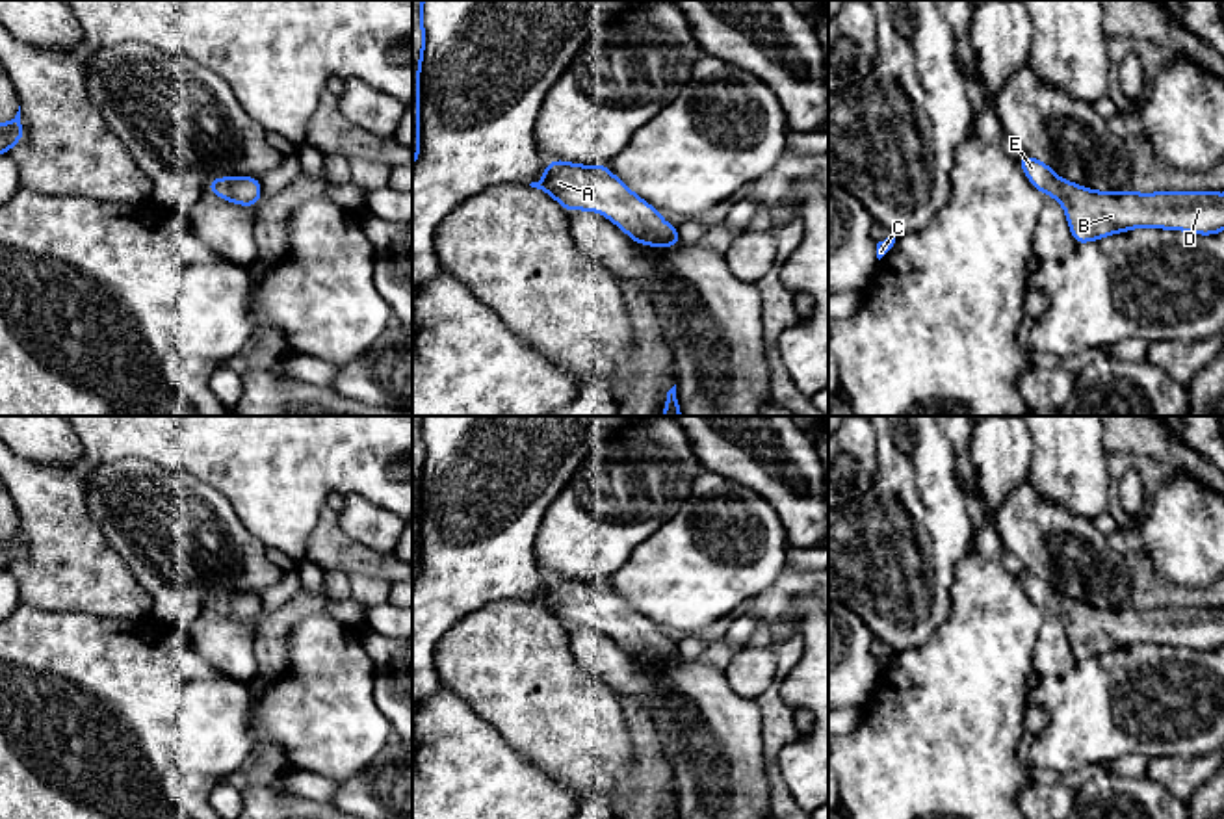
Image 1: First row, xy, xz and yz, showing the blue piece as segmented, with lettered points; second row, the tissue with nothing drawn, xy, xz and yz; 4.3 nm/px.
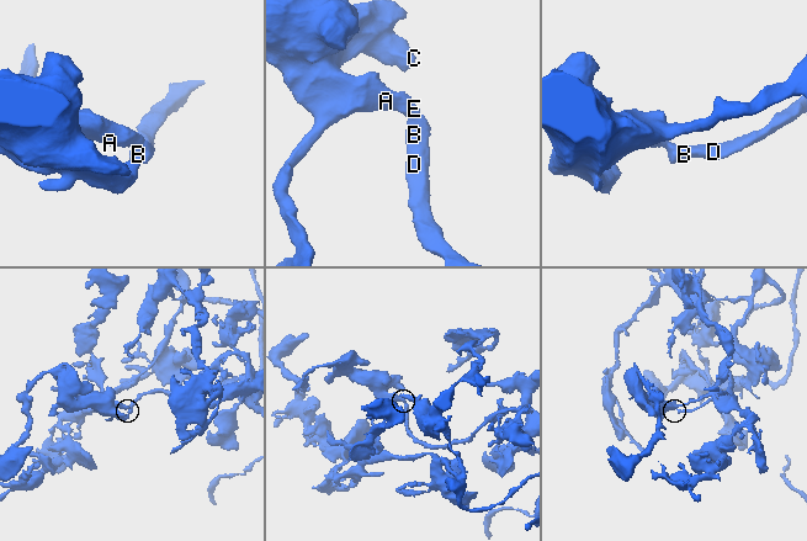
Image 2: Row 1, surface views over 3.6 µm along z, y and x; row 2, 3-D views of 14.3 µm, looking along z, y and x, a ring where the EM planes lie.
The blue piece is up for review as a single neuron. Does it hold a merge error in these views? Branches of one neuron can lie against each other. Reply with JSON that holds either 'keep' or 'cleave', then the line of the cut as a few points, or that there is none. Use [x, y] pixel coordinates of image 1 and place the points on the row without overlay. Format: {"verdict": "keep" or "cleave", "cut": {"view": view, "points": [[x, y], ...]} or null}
{"verdict": "keep", "cut": null}

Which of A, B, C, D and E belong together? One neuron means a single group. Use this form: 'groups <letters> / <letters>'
groups A B C D E

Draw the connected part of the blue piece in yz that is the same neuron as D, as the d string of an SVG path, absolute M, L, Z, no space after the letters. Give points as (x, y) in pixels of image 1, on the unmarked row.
M1027 570L1016 576L1038 607L1062 620L1075 661L1137 643L1189 646L1202 652L1224 646L1224 609L1092 607L1059 594L1051 583Z

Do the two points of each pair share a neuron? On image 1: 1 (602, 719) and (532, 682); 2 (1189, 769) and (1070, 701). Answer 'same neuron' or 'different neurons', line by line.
1: same neuron
2: different neurons

